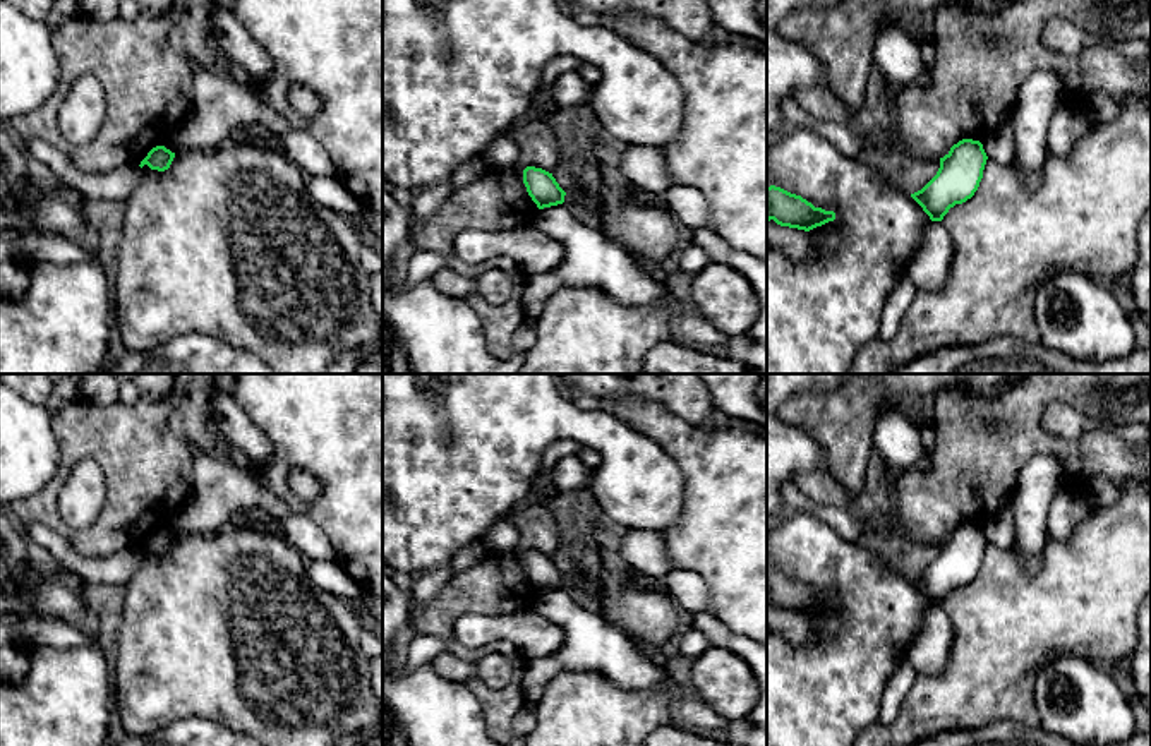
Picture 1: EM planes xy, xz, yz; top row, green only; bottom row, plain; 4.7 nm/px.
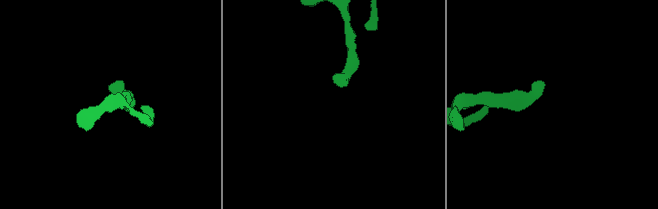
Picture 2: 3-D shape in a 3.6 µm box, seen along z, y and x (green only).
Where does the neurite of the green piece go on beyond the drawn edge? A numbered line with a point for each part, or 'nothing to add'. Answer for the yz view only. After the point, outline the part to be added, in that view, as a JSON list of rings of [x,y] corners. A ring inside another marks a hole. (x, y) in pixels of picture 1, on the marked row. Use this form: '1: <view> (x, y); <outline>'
nothing to add

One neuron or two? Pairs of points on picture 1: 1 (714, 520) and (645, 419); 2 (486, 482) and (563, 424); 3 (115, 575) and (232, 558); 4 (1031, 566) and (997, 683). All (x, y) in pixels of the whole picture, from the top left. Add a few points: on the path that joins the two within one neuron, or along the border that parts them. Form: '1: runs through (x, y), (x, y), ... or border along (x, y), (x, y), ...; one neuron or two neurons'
1: runs through (714, 493), (714, 479), (673, 438); one neuron
2: runs through (505, 463), (544, 424); one neuron
3: border along (141, 553), (141, 566), (126, 585); two neurons
4: border along (1048, 539), (1040, 566), (1030, 575); two neurons

